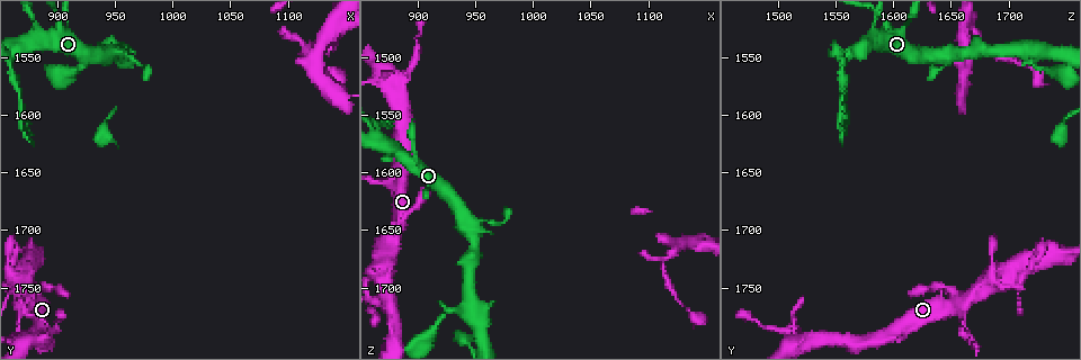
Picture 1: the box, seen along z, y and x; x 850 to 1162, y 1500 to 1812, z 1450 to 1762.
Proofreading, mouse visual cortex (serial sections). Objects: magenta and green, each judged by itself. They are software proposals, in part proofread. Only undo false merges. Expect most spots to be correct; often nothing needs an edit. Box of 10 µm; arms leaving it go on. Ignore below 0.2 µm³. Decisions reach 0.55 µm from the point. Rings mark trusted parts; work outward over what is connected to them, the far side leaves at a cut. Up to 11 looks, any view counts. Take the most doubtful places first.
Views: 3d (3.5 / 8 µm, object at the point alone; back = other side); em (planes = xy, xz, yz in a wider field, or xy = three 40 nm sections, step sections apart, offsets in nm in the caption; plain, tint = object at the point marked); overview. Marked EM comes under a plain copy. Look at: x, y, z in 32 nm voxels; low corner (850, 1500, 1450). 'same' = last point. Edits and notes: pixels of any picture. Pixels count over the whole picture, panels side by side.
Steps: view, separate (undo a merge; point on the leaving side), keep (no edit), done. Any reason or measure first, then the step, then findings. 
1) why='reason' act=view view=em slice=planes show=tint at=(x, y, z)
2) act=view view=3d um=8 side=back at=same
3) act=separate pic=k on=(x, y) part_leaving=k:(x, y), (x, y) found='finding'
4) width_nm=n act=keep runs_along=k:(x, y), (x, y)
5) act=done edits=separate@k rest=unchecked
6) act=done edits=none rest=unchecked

why='three arms meet' act=view view=3d um=3.5 side=back at=(876, 1794, 1606)

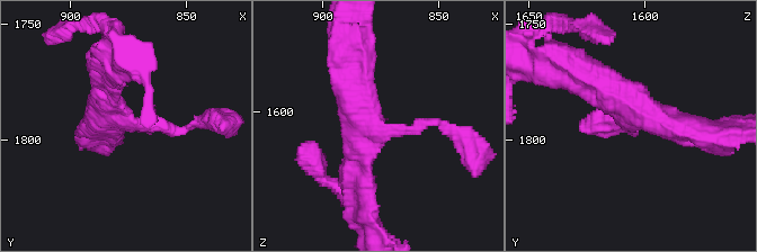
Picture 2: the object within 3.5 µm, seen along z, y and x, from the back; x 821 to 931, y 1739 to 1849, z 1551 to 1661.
arms=3 arm_widths_nm=150,400,400 act=view view=em slice=xy step=5 show=tint at=(875, 1792, 1607)

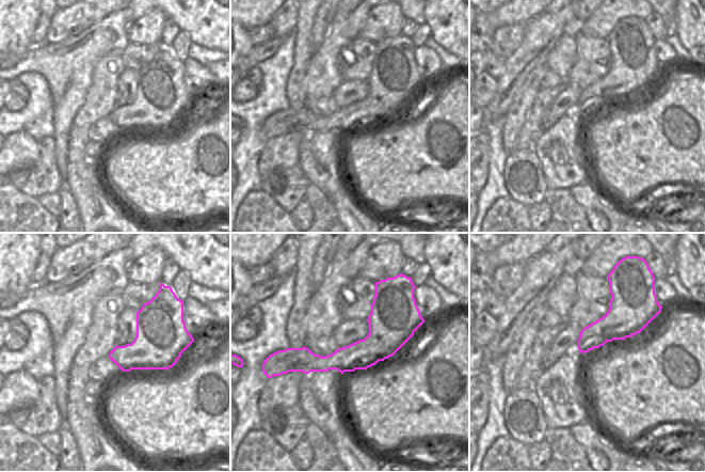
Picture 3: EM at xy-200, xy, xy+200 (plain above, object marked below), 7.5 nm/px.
act=keep runs_along=2:(105, 75), (122, 120), (184, 127) found='one cell here'

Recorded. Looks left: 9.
why='side arm on a straight run' act=view view=3d um=3.5 at=(884, 1534, 1582)

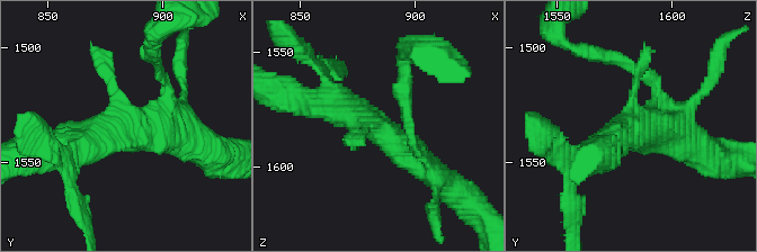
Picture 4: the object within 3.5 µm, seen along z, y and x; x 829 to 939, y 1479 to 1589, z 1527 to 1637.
why='shape alone is not enough' act=view view=em slice=xy step=5 show=tint at=(884, 1533, 1584)

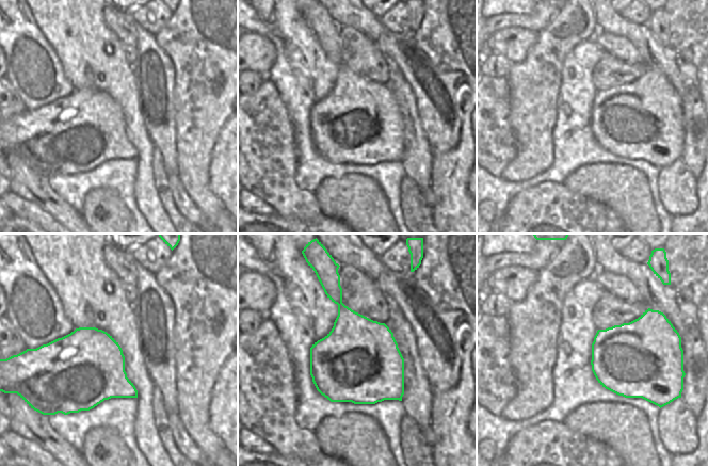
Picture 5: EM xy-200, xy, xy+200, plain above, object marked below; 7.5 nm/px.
width_nm=600 act=keep runs_along=4:(436, 174), (343, 108), (329, 88) found='continuous, no second cell'

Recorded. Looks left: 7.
why='small branch off a trunk' act=view view=3d um=3.5 at=(874, 1732, 1706)

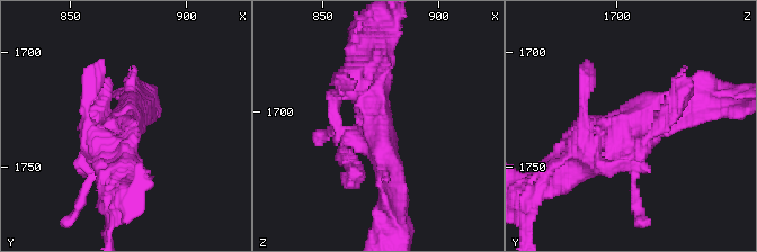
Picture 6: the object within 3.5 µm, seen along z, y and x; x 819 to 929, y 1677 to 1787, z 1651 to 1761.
act=view view=em slice=xy step=5 show=tint at=(876, 1731, 1706)

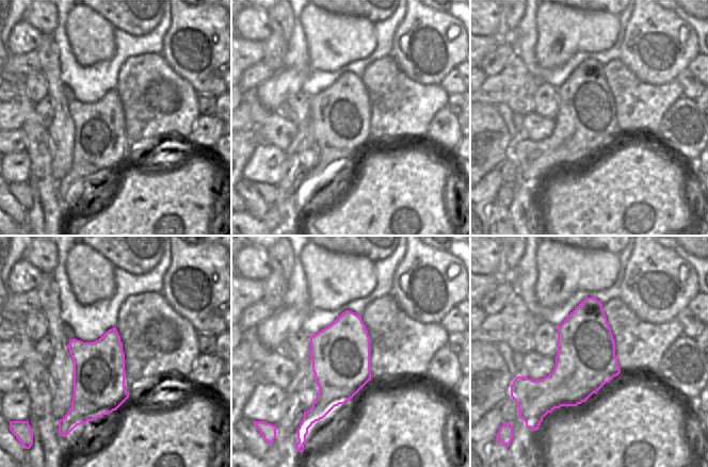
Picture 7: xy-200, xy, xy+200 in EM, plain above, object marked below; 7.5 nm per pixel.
act=keep runs_along=6:(566, 163), (638, 118), (696, 108) found='continuous, no second cell'

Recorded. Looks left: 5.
act=view view=3d um=3.5 at=(918, 1560, 1734)

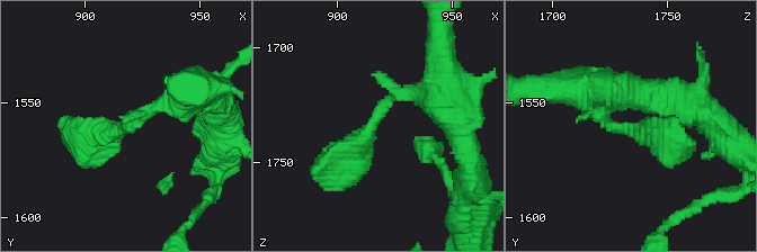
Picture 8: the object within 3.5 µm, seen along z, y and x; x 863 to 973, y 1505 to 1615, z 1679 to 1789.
act=view view=em slice=xy step=3 show=tint at=(916, 1560, 1731)

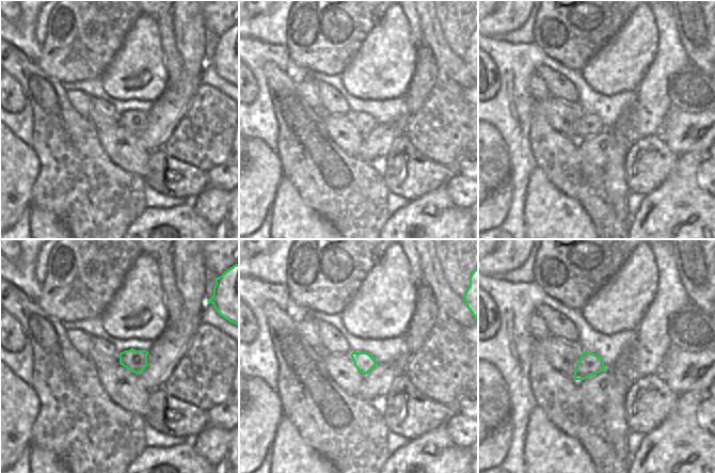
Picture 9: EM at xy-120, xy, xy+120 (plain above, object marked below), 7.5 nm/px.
act=keep found='continuous, no second cell'

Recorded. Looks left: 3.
act=done edits=none rest=unchecked

